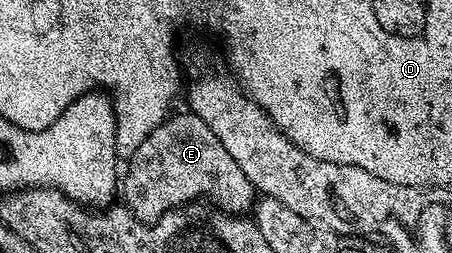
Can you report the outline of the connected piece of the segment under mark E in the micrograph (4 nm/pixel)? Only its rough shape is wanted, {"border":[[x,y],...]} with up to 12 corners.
{"border":[[168,116],[137,147],[121,201],[139,221],[257,190],[209,125]]}

